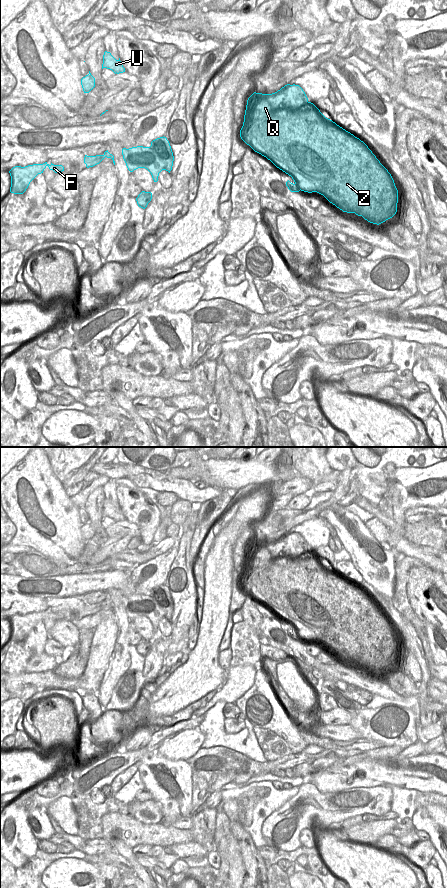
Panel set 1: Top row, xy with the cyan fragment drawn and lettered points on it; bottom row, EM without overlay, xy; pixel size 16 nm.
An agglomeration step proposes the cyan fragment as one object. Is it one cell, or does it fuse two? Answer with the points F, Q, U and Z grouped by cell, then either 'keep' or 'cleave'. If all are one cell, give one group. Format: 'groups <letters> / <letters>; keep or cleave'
groups F U / Q Z; cleave

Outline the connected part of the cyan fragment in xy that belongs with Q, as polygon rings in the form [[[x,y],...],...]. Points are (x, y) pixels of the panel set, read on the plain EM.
[[[287,532],[272,542],[254,540],[247,548],[240,585],[255,600],[291,624],[301,639],[317,640],[343,660],[355,661],[377,673],[392,666],[397,660],[398,638],[388,618],[363,589],[326,566],[309,550],[299,533]]]

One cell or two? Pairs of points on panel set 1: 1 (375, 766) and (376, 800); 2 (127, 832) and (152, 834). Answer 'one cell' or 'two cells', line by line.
1: two cells
2: one cell

